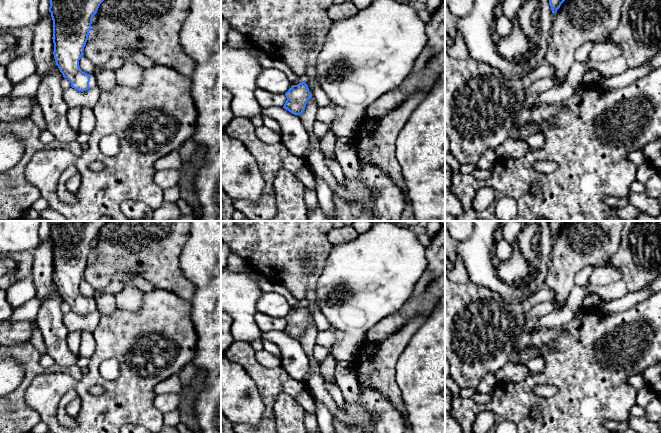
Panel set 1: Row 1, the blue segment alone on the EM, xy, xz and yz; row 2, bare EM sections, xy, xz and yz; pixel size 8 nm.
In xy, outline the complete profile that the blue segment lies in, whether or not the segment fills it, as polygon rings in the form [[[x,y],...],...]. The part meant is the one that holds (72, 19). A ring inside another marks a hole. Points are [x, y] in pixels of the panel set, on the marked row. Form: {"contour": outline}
{"contour": [[[50,0],[49,12],[53,20],[53,43],[54,43],[54,59],[60,72],[64,78],[67,78],[71,87],[78,91],[86,91],[98,86],[95,74],[87,74],[79,67],[79,60],[83,55],[84,47],[88,40],[89,31],[91,29],[92,18],[97,13],[100,4],[104,0]]]}

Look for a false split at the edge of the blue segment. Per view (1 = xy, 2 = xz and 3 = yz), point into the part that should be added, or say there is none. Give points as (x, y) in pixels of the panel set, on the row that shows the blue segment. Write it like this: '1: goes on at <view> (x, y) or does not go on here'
1: goes on at xy (93, 83)
2: does not go on here
3: does not go on here

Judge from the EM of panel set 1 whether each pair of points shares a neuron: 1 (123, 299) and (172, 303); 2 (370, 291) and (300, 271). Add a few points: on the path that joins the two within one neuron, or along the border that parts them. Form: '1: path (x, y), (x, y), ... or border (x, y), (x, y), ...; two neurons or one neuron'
1: border (146, 292), (138, 310), (120, 309); two neurons
2: border (328, 254), (314, 291); two neurons

